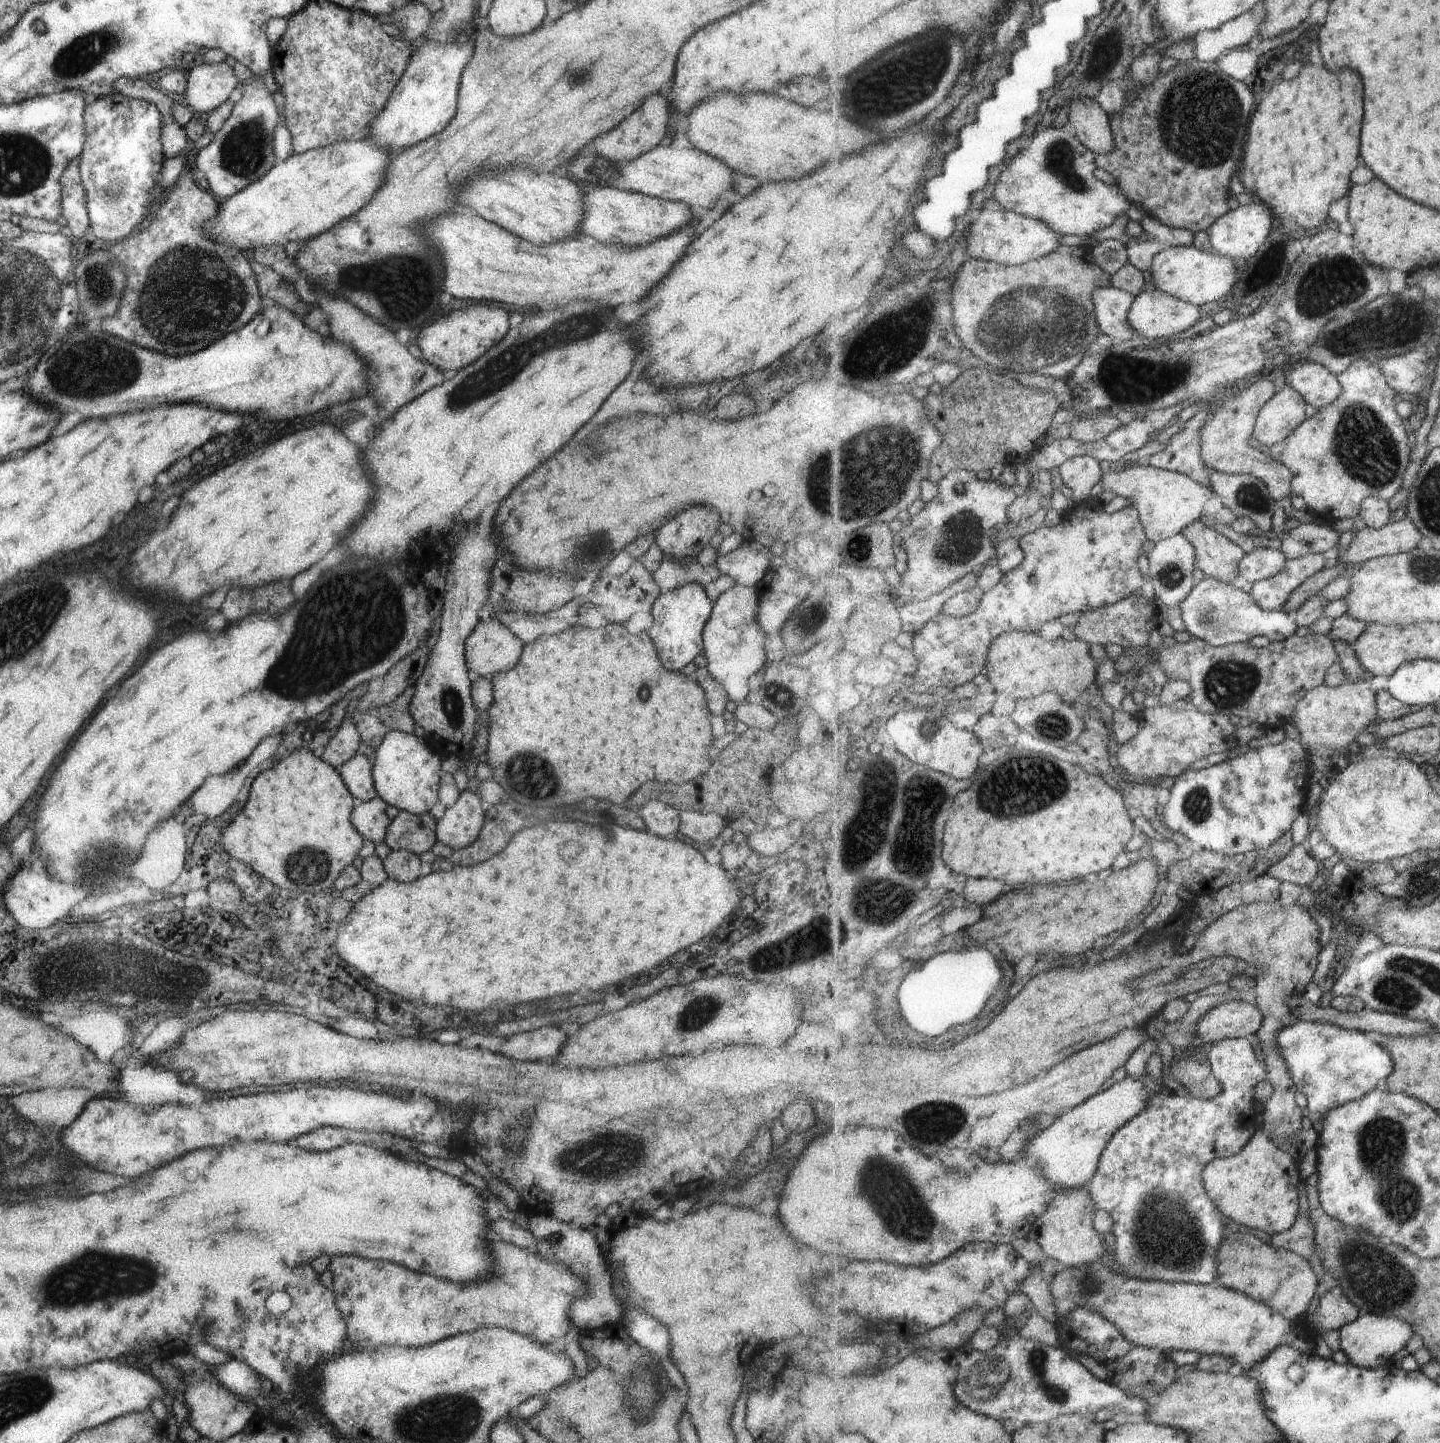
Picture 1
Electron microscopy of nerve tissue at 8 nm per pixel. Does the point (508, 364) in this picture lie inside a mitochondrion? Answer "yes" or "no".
yes

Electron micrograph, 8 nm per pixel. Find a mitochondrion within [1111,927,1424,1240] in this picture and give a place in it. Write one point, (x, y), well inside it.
(1382, 1143)

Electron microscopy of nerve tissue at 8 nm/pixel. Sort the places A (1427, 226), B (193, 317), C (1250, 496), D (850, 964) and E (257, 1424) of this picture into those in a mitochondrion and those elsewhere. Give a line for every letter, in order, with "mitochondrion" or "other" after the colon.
A: other
B: mitochondrion
C: mitochondrion
D: other
E: other

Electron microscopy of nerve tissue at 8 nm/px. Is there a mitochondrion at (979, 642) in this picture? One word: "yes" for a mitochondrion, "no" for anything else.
no

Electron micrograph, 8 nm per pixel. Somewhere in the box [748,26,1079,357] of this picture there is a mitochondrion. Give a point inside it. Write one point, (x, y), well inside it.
(909, 77)

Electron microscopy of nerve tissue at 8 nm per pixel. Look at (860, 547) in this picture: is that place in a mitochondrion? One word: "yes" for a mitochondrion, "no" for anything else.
yes

